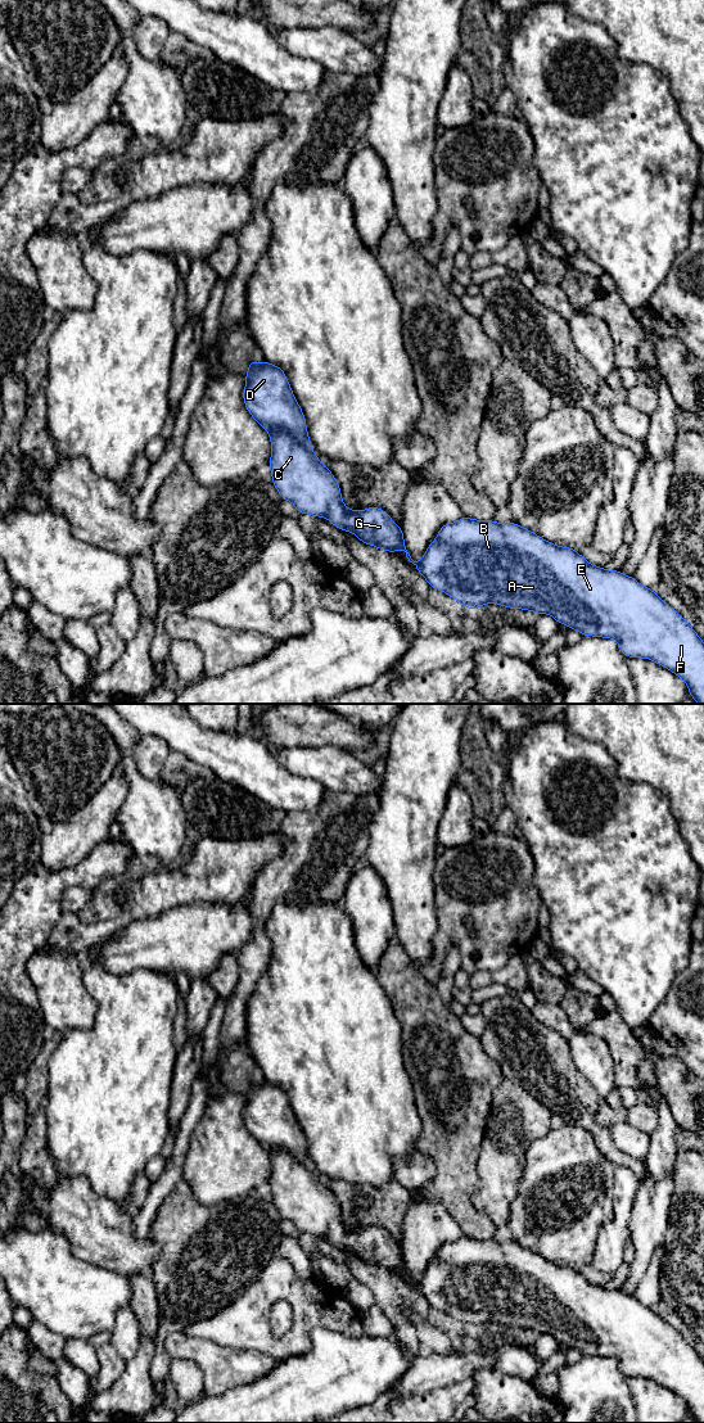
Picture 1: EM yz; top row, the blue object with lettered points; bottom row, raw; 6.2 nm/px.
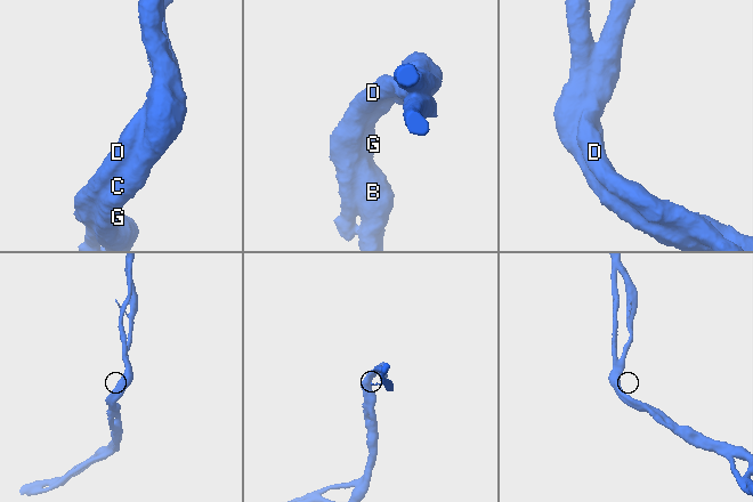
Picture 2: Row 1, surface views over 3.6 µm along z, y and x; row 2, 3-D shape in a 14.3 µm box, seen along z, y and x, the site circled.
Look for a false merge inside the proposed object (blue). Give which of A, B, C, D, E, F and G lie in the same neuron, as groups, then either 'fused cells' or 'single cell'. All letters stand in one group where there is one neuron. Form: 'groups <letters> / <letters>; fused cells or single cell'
groups A B C D E F G; single cell

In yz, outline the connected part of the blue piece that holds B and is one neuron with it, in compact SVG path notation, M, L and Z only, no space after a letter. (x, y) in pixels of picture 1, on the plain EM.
M266 1079L261 1083L251 1080L245 1093L243 1120L251 1135L268 1152L271 1161L268 1185L272 1203L280 1216L290 1220L299 1233L326 1237L338 1248L353 1252L360 1261L389 1273L405 1270L409 1280L415 1284L429 1306L447 1313L470 1329L495 1322L509 1328L551 1334L559 1343L576 1349L582 1355L613 1358L626 1377L650 1378L669 1388L685 1400L690 1417L704 1423L704 1360L678 1331L664 1322L653 1309L638 1302L633 1295L628 1296L620 1289L595 1286L577 1269L547 1261L514 1241L496 1242L493 1238L475 1239L465 1235L457 1241L443 1243L421 1279L416 1282L406 1269L402 1247L384 1229L375 1225L366 1229L349 1229L344 1224L335 1196L328 1185L319 1180L317 1174L311 1167L306 1137L281 1087L271 1084Z

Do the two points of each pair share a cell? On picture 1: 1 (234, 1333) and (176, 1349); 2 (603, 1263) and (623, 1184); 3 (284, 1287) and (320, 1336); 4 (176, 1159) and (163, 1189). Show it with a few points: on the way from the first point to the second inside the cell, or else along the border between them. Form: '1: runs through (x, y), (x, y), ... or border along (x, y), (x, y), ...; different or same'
1: border along (185, 1332), (238, 1351); different
2: runs through (610, 1243), (621, 1223), (622, 1204); same
3: border along (315, 1327), (311, 1332), (311, 1347), (303, 1355); different
4: runs through (174, 1166), (166, 1182); same

